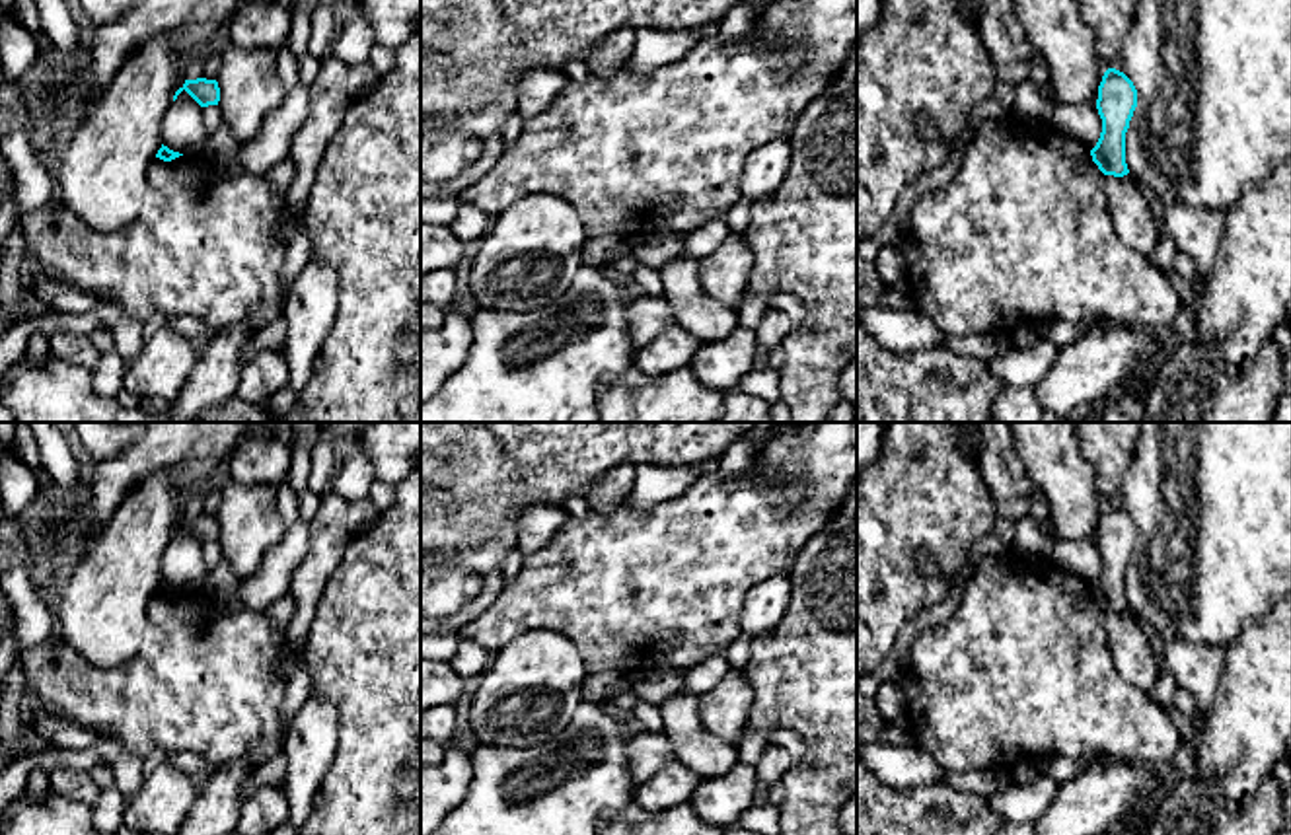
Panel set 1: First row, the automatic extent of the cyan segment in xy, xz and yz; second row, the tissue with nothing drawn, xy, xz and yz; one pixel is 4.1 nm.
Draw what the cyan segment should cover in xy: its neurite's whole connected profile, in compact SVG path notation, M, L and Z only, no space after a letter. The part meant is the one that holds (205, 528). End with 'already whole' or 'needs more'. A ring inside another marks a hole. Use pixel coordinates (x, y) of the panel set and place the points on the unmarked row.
M197 514L185 516L185 520L175 527L173 537L181 527L187 527L201 543L218 541L220 524L216 516Z | already whole

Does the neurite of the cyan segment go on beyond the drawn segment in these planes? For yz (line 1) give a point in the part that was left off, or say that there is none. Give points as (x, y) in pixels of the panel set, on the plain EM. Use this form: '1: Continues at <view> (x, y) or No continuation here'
1: No continuation here

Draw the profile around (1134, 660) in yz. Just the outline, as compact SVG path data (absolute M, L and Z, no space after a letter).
M1129 609L1124 613L1106 611L1106 633L1118 673L1129 685L1149 693L1161 666L1149 648L1149 638L1137 617Z

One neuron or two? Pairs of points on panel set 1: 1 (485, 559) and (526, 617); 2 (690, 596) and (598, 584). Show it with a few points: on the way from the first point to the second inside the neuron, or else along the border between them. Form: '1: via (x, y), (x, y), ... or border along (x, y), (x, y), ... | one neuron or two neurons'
1: border along (505, 584), (474, 619) | two neurons
2: via (666, 590), (622, 584) | one neuron

